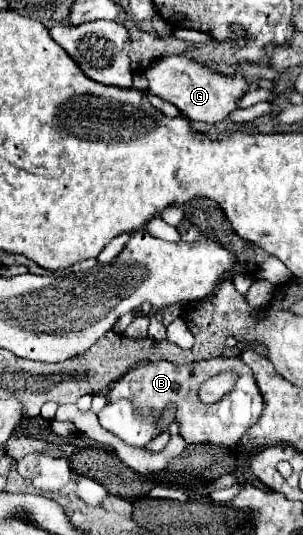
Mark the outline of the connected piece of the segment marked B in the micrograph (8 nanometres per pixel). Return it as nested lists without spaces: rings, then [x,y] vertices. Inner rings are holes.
[[[210,358],[208,362],[200,362],[200,364],[192,364],[192,366],[176,366],[172,362],[146,362],[146,364],[140,364],[136,368],[132,368],[130,372],[126,372],[126,376],[122,376],[122,380],[118,380],[114,384],[114,388],[108,392],[106,396],[108,400],[120,400],[120,398],[126,398],[134,404],[134,408],[146,412],[146,410],[158,410],[162,412],[166,406],[174,404],[176,406],[175,421],[180,426],[180,436],[186,440],[186,444],[222,444],[222,446],[228,446],[228,448],[236,448],[242,434],[256,422],[256,418],[260,416],[264,404],[262,404],[262,394],[258,392],[258,386],[254,382],[254,376],[252,376],[252,370],[242,362],[242,358]],[[222,370],[236,370],[238,372],[238,380],[236,380],[236,386],[230,394],[226,394],[220,402],[216,404],[202,404],[198,400],[198,386],[206,380],[206,378],[212,378],[214,374],[220,374]]]

